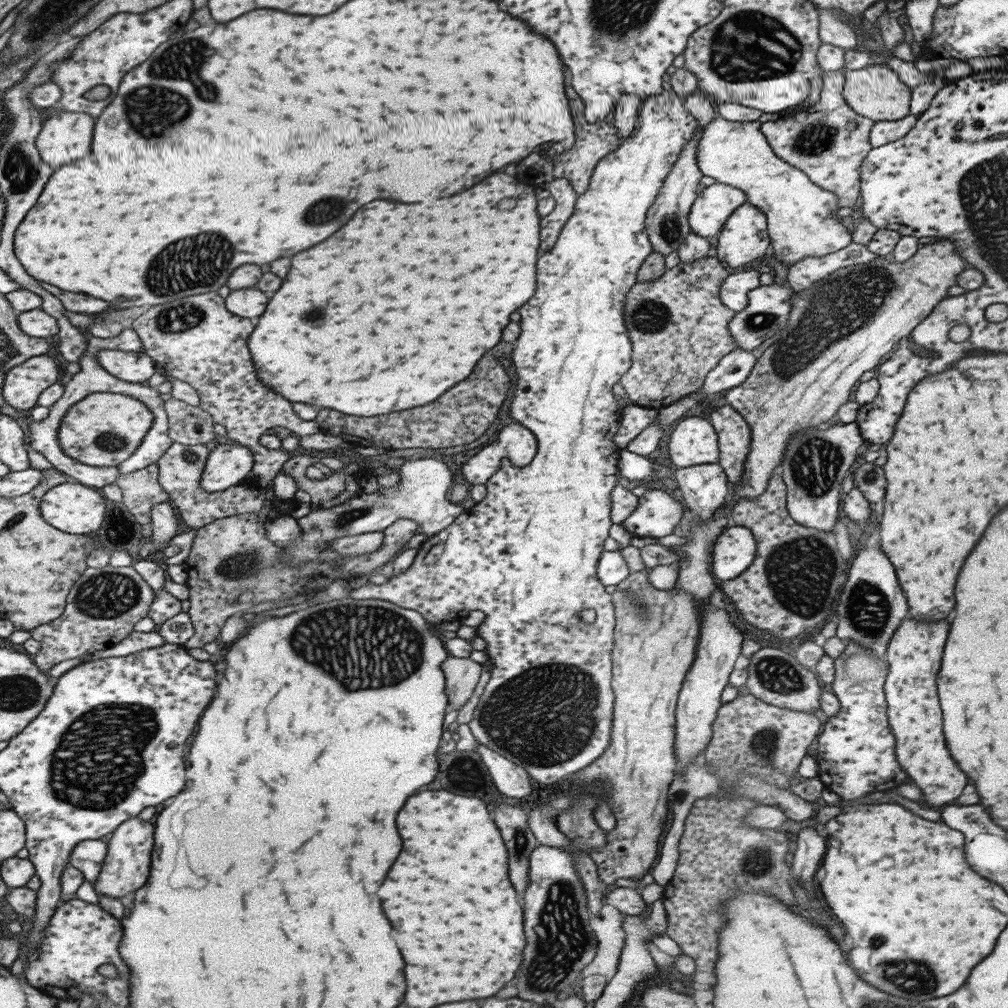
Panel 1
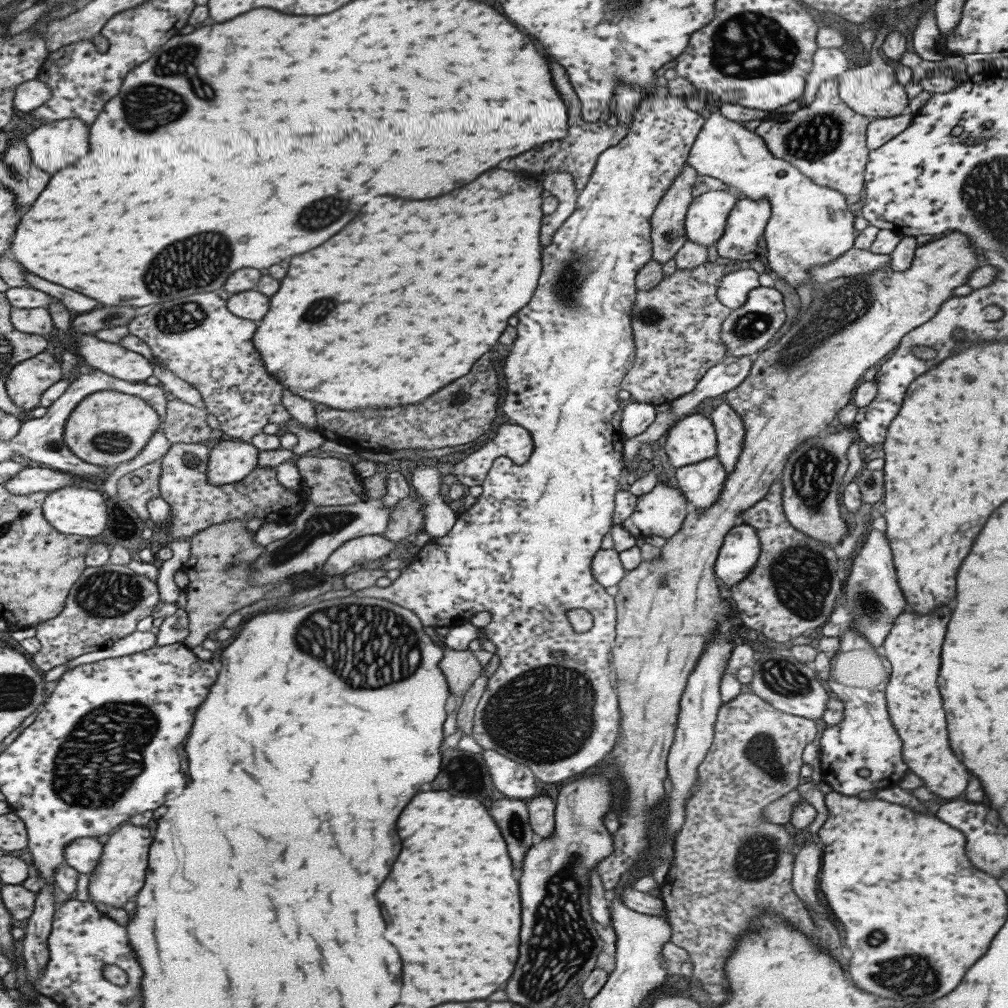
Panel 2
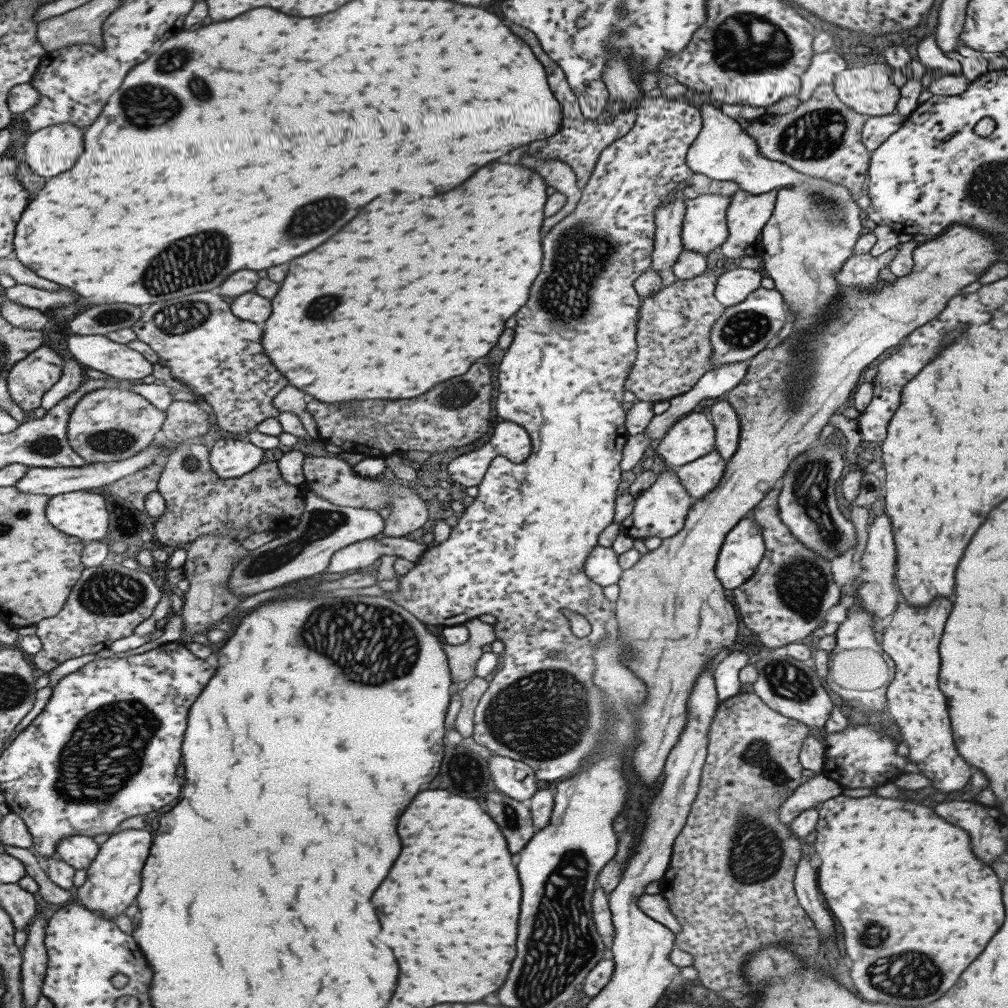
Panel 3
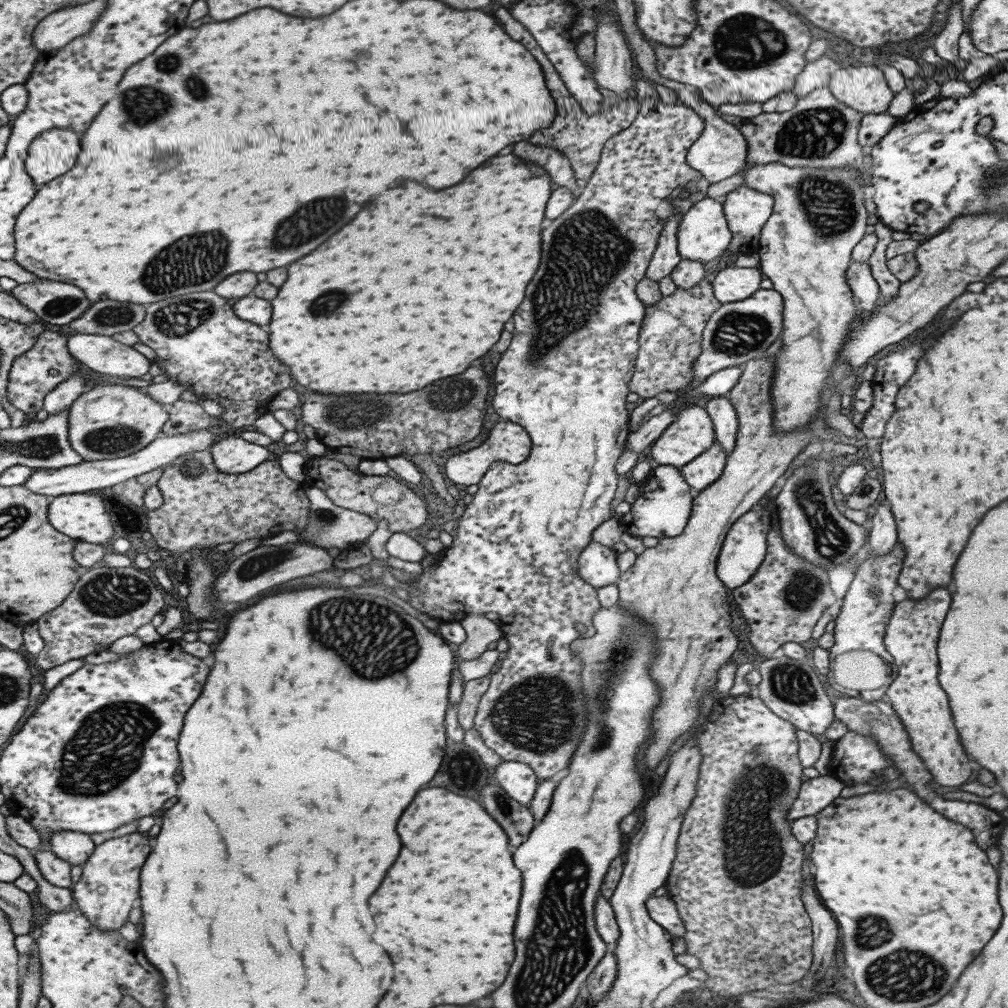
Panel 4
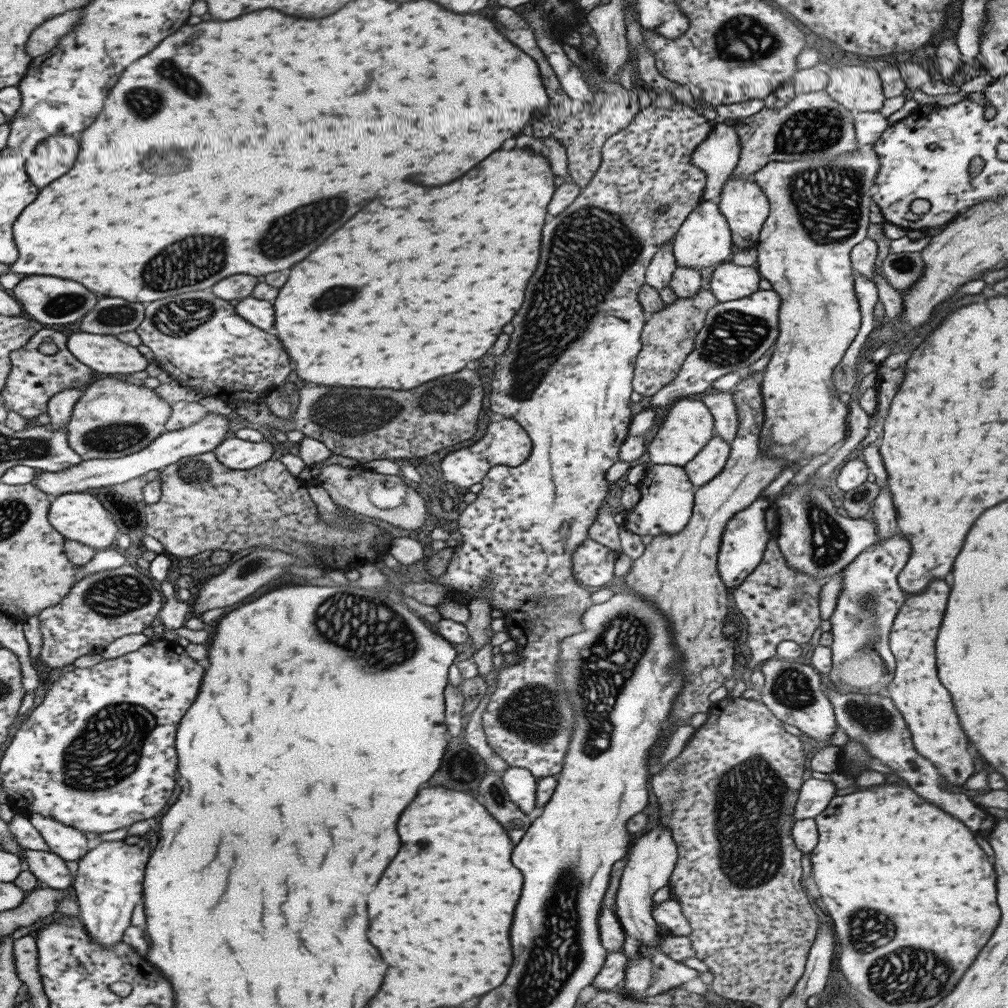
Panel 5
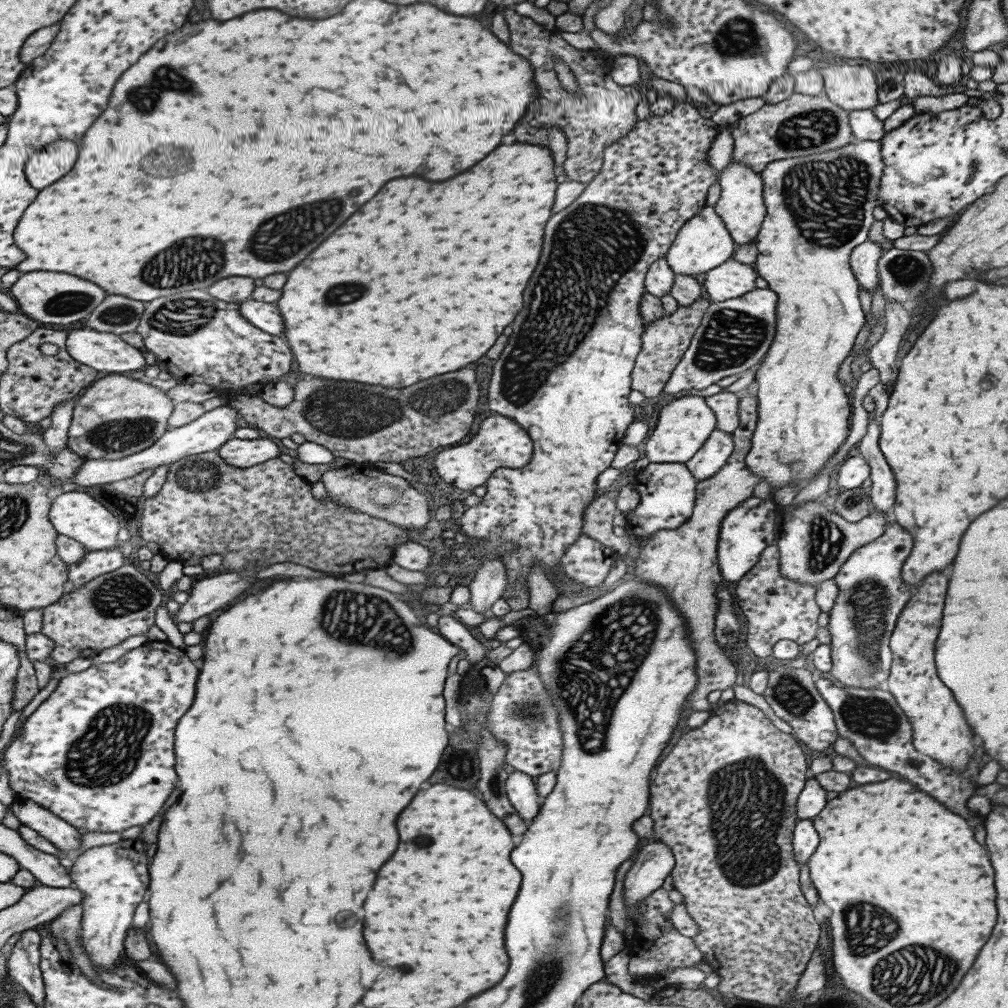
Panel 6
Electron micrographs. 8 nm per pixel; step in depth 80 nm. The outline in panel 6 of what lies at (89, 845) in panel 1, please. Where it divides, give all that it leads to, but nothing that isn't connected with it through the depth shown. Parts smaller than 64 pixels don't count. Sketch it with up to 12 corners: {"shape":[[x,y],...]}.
{"shape":[[32,800],[9,807],[20,824],[63,856],[79,854],[81,834]]}

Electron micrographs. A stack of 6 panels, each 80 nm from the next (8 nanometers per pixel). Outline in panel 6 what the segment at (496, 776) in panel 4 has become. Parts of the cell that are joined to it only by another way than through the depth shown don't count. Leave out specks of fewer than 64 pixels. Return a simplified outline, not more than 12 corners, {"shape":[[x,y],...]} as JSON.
{"shape":[[517,770],[508,774],[506,797],[523,820],[539,812],[534,778]]}

